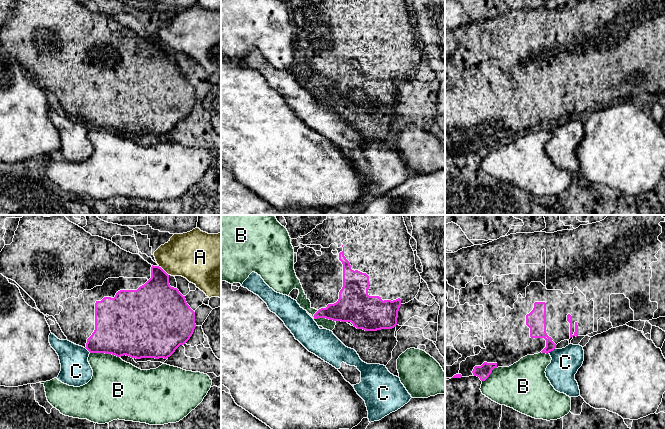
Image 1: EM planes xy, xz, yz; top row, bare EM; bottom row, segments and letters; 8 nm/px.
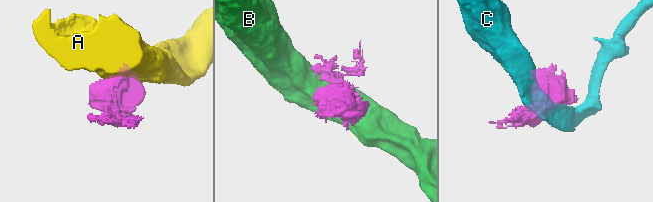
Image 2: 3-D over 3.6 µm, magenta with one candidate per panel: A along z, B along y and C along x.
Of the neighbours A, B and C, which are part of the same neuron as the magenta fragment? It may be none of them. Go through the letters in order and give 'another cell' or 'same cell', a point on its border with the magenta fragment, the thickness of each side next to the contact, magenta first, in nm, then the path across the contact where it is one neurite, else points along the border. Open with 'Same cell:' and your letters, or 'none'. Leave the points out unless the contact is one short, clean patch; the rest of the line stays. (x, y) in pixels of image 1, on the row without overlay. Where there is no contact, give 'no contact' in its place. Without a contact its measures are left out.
Same cell: none
A: another cell; meets magenta in xy at (163, 46); 320 nm thick on the magenta side, 360 nm on the other; border along xy (158, 42), (168, 51)
B: another cell; meets magenta in xy at (105, 129); 440 nm thick on the magenta side, 380 nm on the other
C: another cell; meets magenta in yz at (551, 126); 140 nm thick on the magenta side, 220 nm on the other; border along yz (555, 123), (548, 128)

